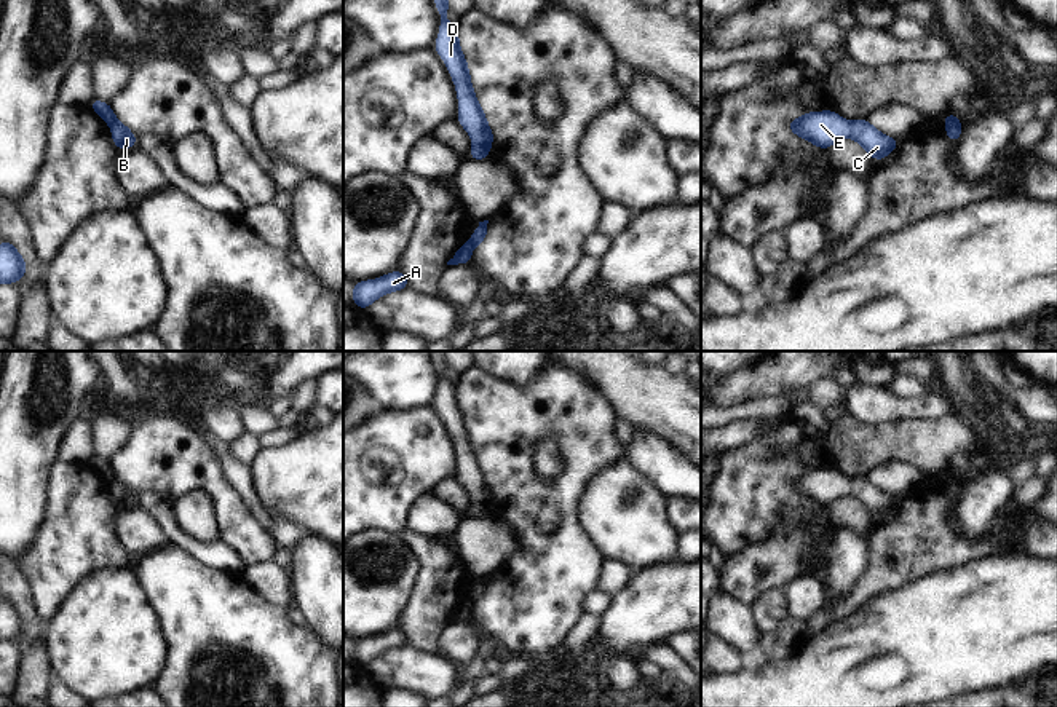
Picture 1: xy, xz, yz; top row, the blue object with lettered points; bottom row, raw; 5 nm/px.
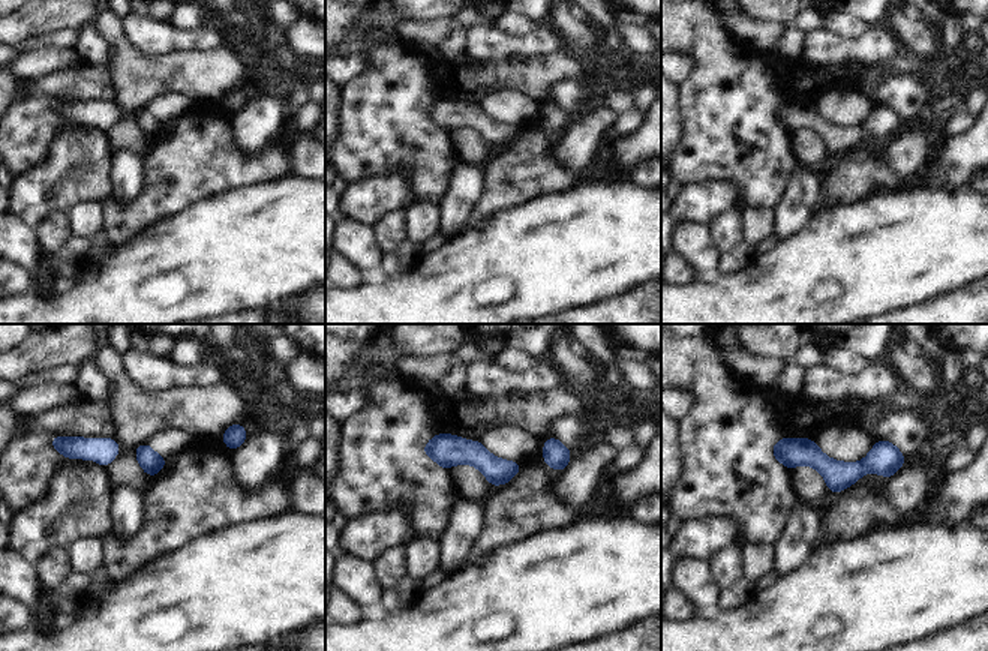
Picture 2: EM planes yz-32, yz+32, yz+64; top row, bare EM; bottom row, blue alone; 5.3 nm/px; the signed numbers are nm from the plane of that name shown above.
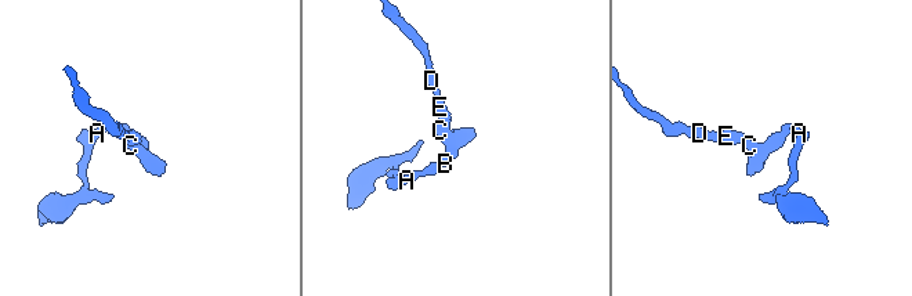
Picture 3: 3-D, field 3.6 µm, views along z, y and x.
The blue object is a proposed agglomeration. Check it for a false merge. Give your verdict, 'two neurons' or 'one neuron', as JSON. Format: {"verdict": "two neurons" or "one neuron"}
{"verdict": "two neurons"}

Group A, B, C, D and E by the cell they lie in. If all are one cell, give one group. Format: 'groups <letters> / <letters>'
groups A / B C D E

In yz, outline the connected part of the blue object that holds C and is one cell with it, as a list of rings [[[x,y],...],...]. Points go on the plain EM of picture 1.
[[[835,468],[806,471],[792,477],[787,485],[822,508],[827,508],[838,496],[851,495],[873,517],[883,517],[899,503],[899,498],[881,492],[867,477],[848,479],[840,476]]]

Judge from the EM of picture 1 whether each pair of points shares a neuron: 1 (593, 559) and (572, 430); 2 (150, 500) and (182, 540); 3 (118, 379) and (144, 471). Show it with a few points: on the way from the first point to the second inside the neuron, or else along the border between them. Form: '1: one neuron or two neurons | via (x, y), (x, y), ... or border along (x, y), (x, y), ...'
1: one neuron | via (569, 527), (569, 489), (575, 481), (575, 462)
2: one neuron | via (160, 509), (173, 530)
3: two neurons | border along (126, 404), (136, 407)

